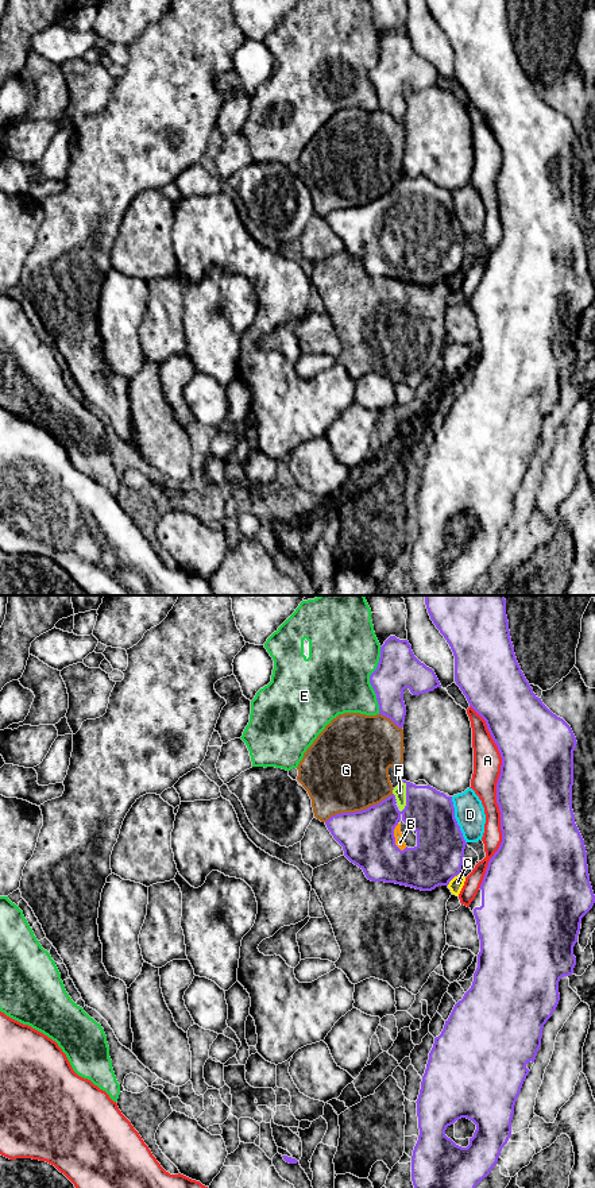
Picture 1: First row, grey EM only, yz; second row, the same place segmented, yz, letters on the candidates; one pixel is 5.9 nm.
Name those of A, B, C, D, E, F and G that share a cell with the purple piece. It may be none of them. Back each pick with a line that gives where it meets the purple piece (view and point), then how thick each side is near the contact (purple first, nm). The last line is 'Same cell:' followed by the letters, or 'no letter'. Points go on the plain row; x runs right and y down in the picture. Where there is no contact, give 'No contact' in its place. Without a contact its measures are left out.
B: Touches purple at yz (394, 232). Thickness 320 nm (purple) against 60 nm
F: Touches purple at yz (406, 192). Thickness 280 nm (purple) against 80 nm
Same cell: B, F

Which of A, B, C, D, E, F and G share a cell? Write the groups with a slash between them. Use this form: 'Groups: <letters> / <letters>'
Groups: A / B F / C / D / E / G

